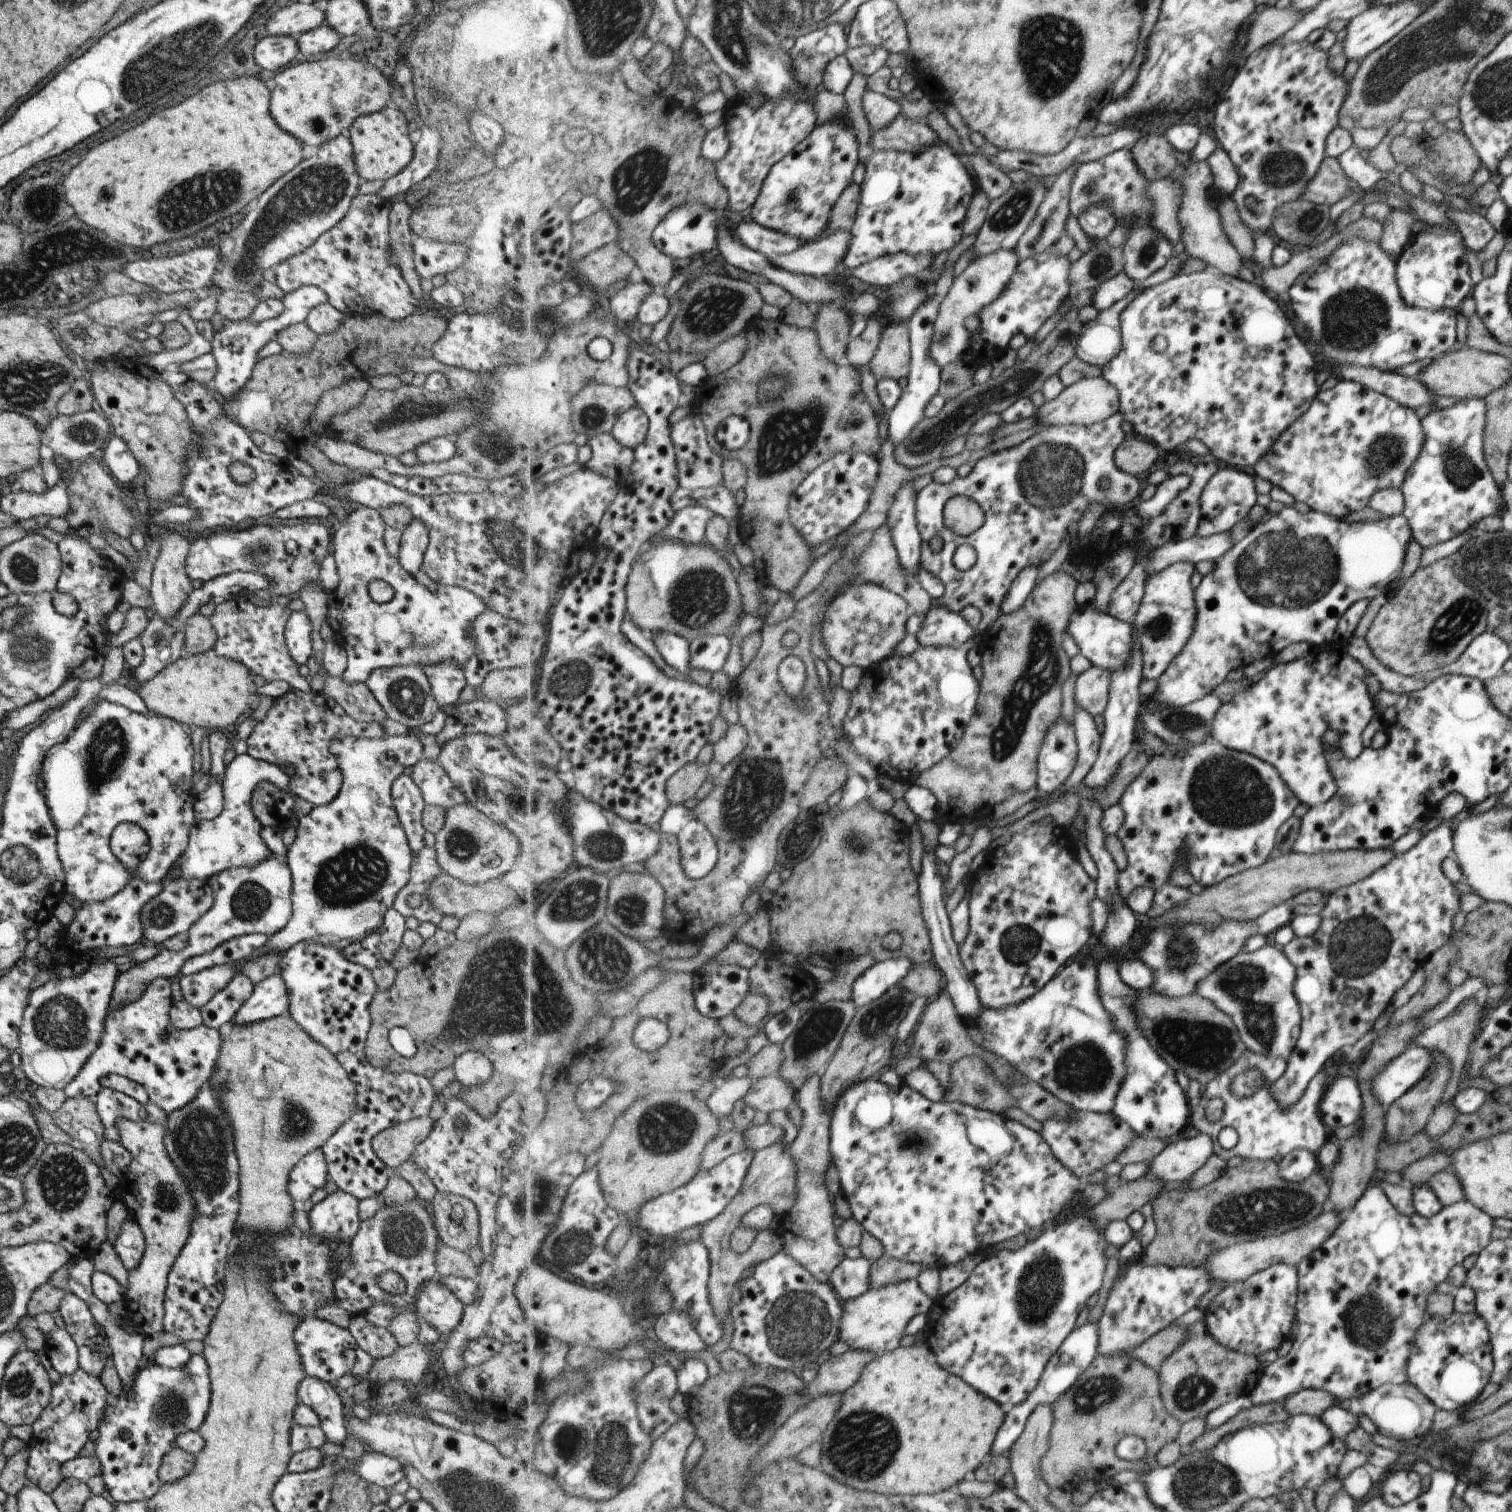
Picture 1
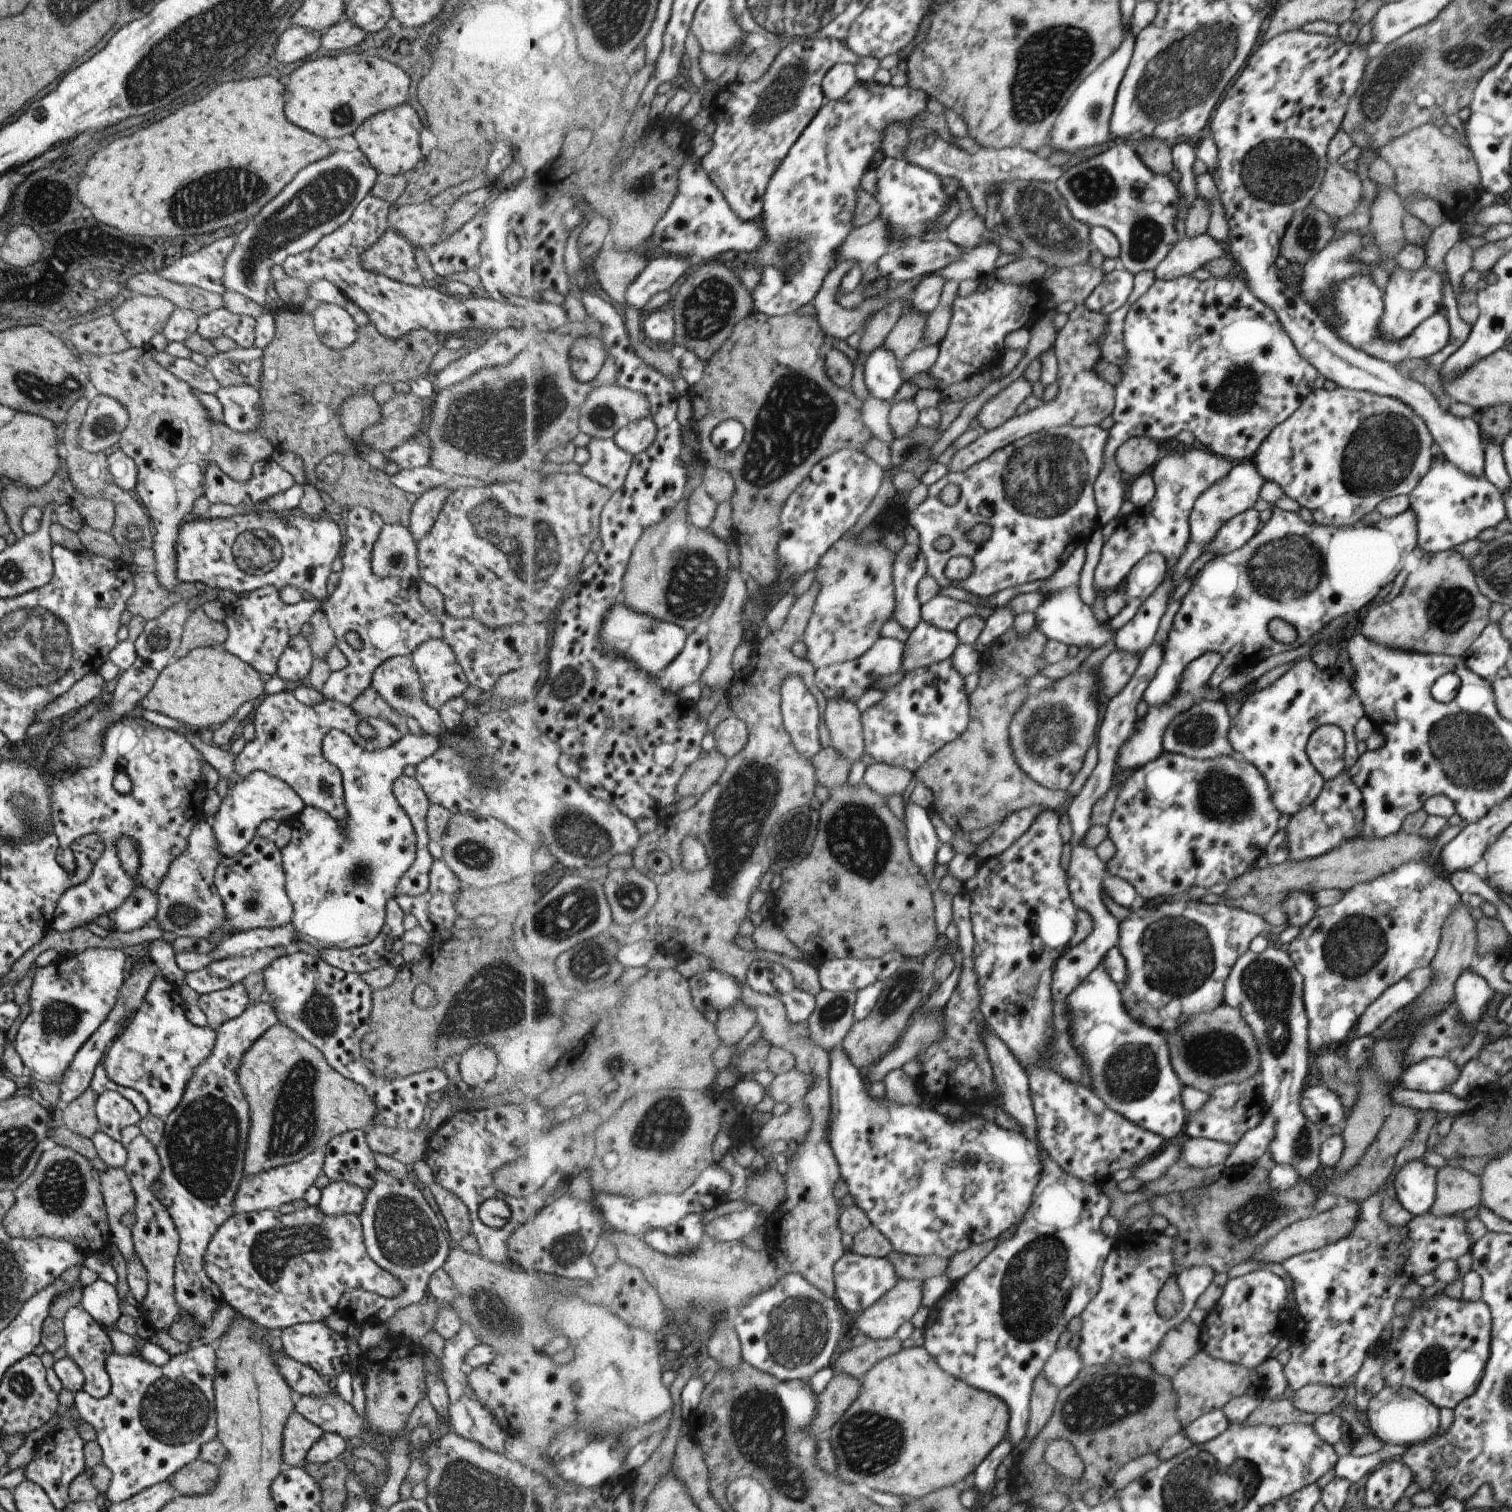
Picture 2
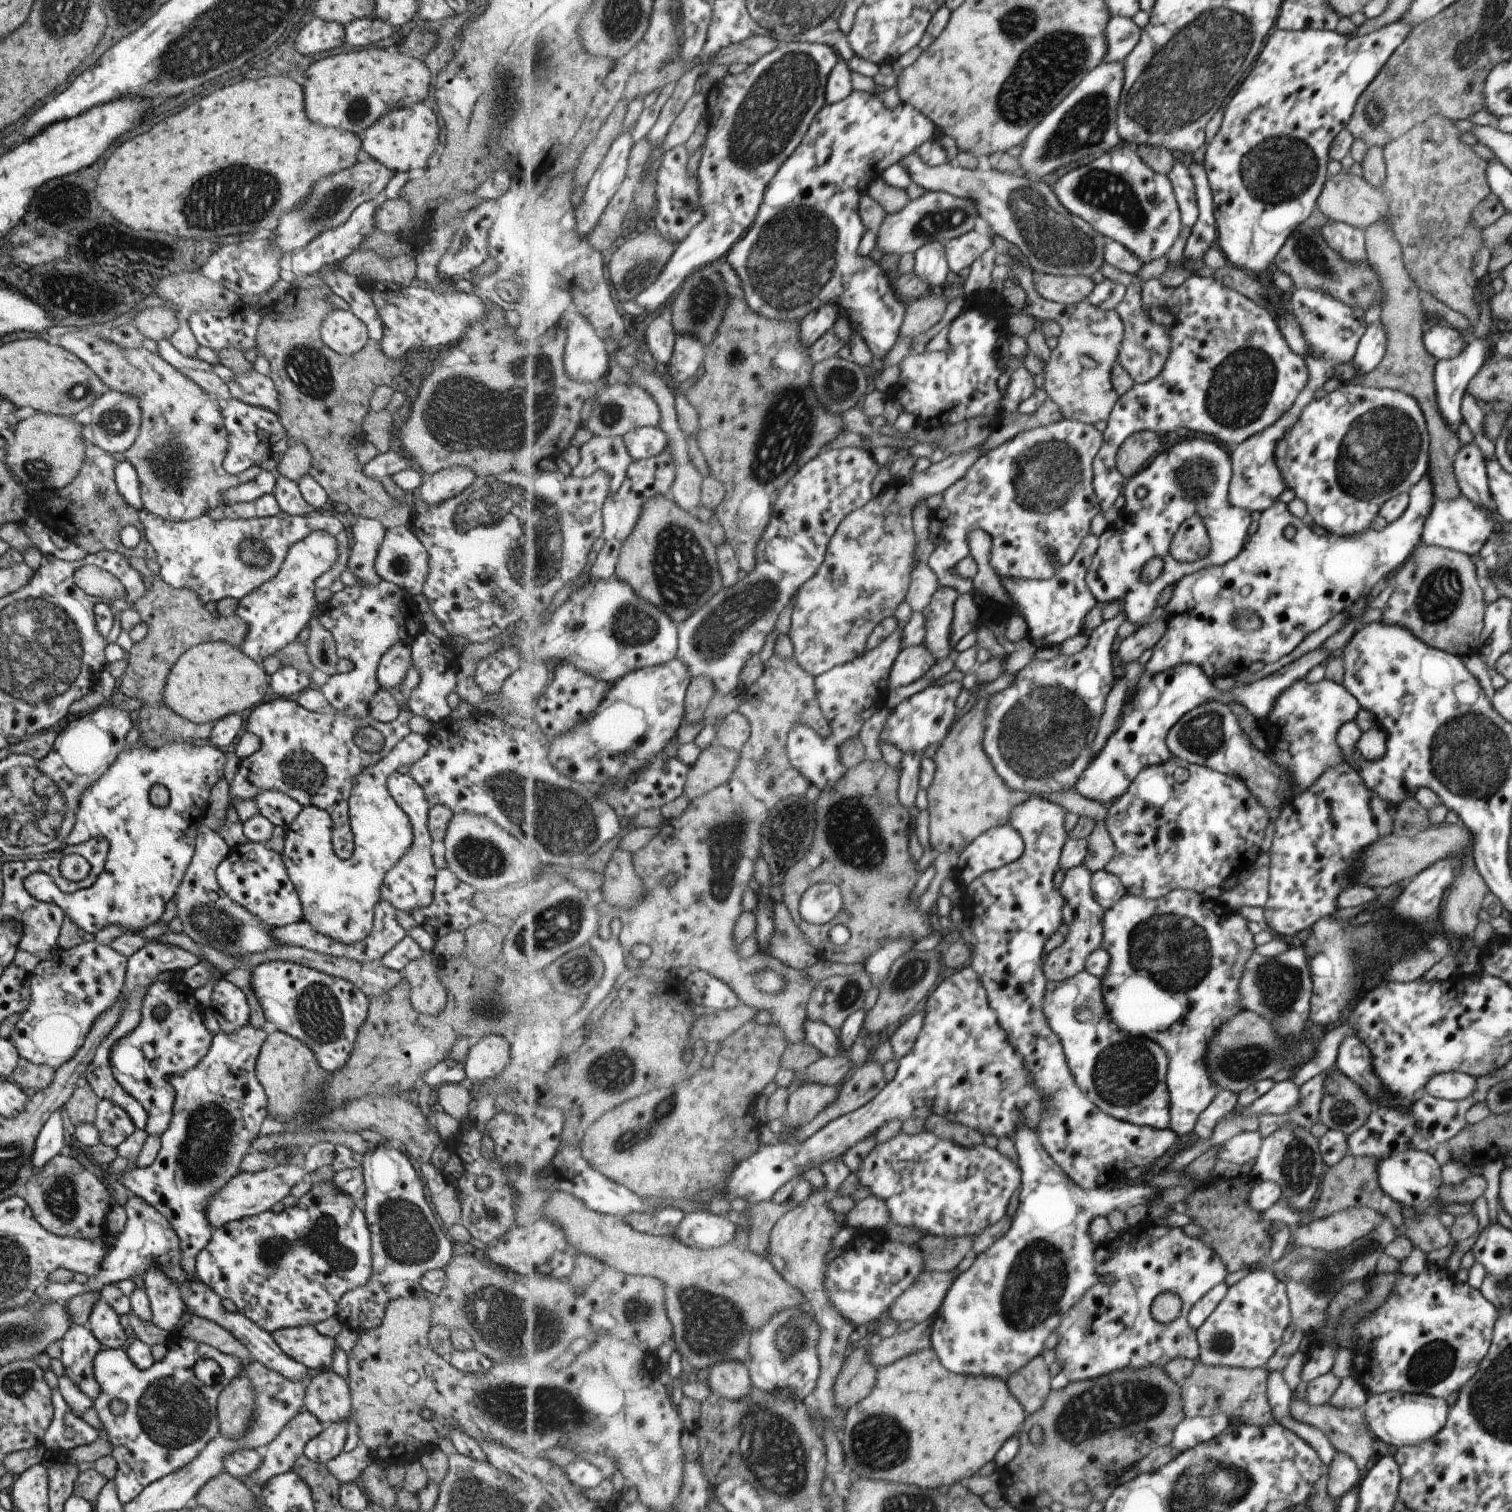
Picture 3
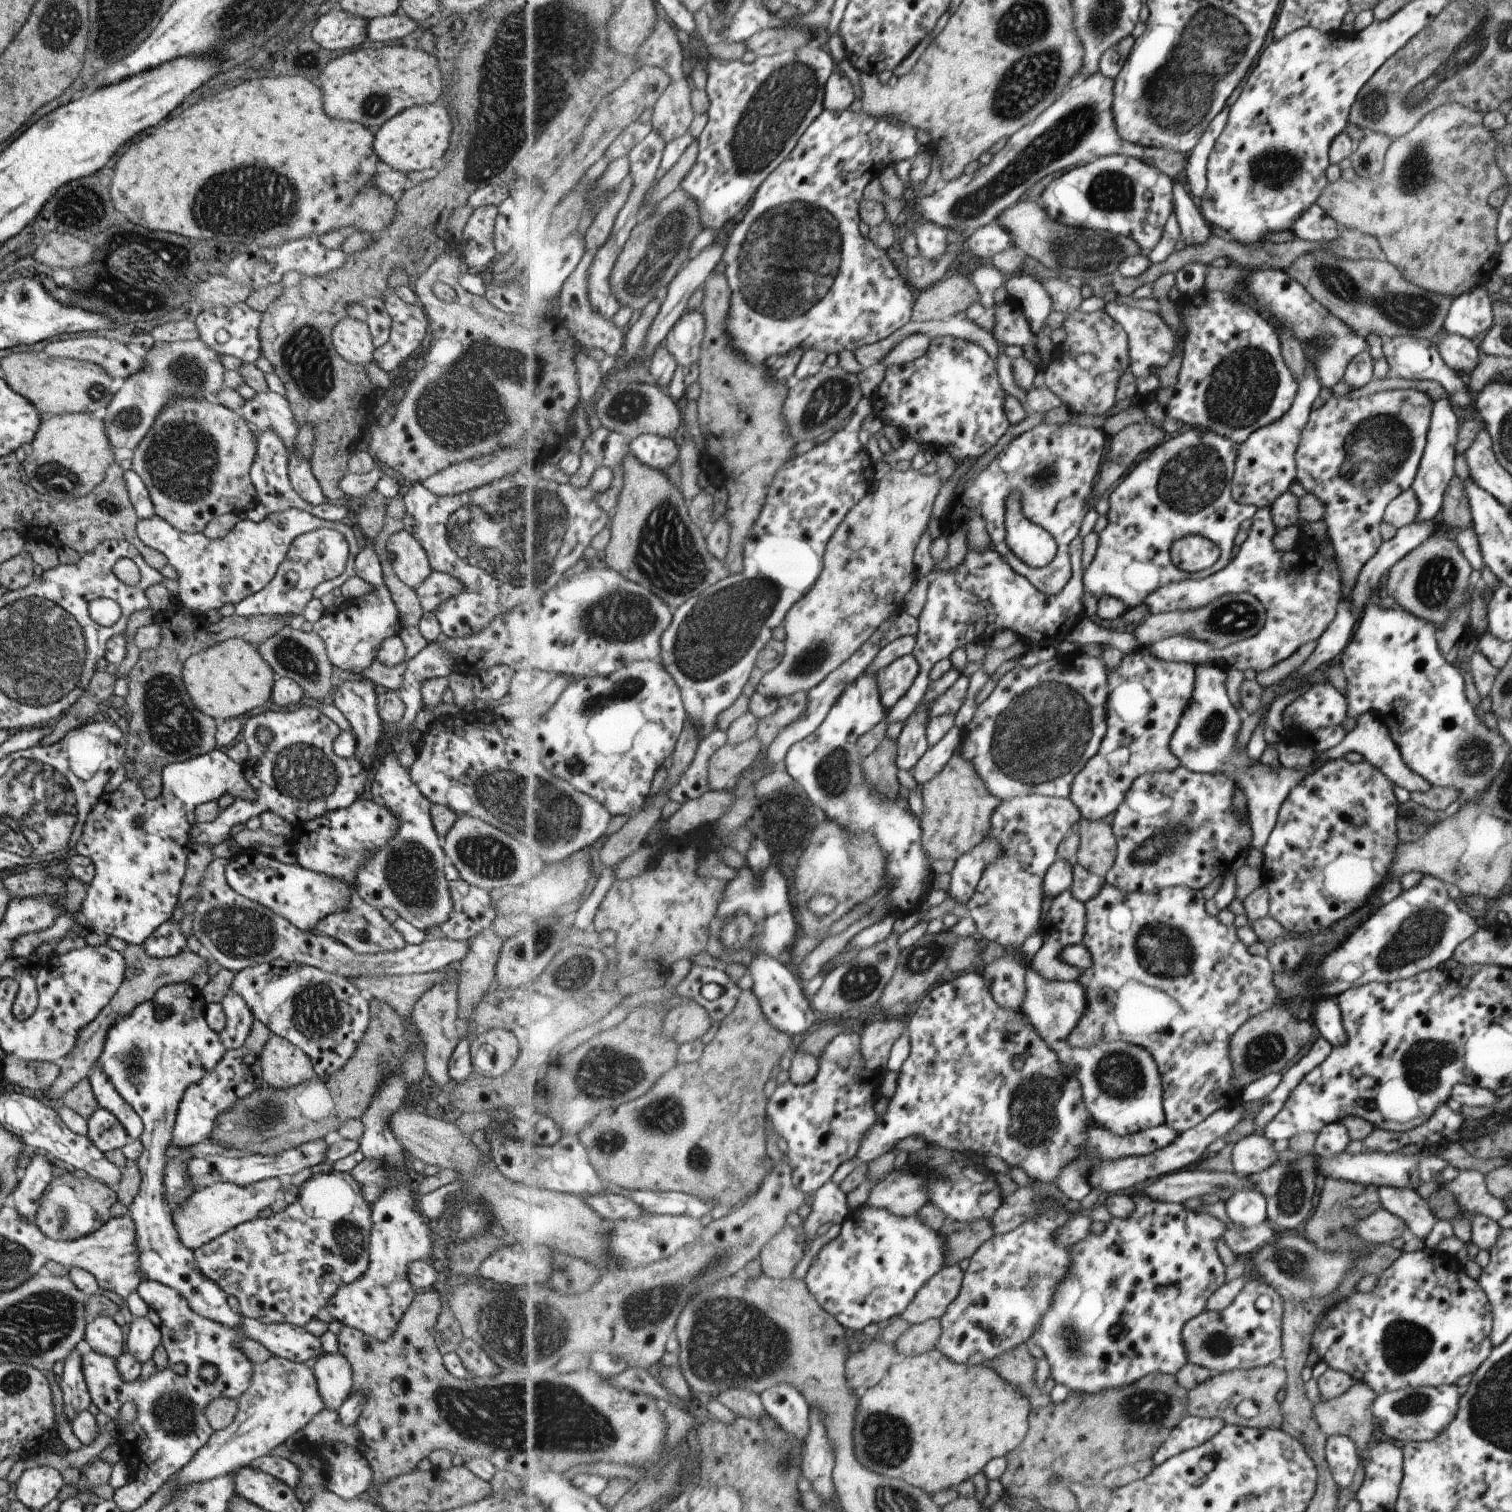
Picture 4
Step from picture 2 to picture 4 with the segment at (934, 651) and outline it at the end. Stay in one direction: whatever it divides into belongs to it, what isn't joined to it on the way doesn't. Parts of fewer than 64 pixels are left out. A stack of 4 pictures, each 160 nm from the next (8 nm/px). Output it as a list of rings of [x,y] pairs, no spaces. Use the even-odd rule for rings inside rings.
[[[913,653],[898,658],[880,670],[877,676],[881,702],[887,713],[909,692],[920,670],[920,662]]]

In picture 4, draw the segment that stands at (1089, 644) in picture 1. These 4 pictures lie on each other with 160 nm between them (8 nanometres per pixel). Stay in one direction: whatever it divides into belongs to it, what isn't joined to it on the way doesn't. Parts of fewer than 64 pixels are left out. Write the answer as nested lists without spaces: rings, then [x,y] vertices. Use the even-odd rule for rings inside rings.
[[[1082,537],[1073,540],[1071,560],[1072,581],[1068,583],[1068,586],[1065,586],[1061,594],[1057,595],[1045,595],[1040,592],[1027,578],[1018,574],[996,549],[991,547],[980,553],[969,547],[967,557],[958,565],[956,570],[931,572],[928,599],[921,616],[918,618],[920,624],[918,641],[915,650],[912,651],[915,658],[920,662],[921,670],[909,692],[887,713],[885,721],[888,722],[888,726],[895,721],[905,723],[909,716],[917,710],[931,684],[930,674],[934,666],[941,660],[950,660],[958,649],[964,648],[967,644],[976,643],[981,636],[985,636],[985,634],[991,636],[989,628],[993,624],[995,624],[995,632],[998,634],[1011,632],[1016,639],[1021,639],[1033,649],[1048,645],[1057,647],[1058,643],[1065,641],[1072,626],[1084,617],[1083,591],[1086,589],[1084,586]]]

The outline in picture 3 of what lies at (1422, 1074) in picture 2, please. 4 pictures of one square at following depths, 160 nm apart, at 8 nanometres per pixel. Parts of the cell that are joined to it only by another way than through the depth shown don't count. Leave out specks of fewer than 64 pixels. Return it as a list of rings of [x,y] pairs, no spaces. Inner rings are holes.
[[[1449,1071],[1432,1076],[1427,1091],[1431,1096],[1445,1100],[1458,1101],[1466,1099],[1476,1091],[1476,1080],[1459,1071]]]

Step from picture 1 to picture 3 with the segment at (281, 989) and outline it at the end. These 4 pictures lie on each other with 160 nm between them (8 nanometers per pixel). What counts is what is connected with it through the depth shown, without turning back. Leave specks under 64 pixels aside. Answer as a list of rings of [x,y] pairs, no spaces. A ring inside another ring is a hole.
[[[249,1022],[234,1034],[218,1031],[212,1035],[212,1043],[205,1056],[192,1069],[171,1078],[174,1090],[171,1120],[160,1136],[160,1145],[153,1162],[145,1168],[128,1166],[118,1178],[129,1193],[141,1197],[169,1221],[180,1240],[180,1267],[191,1280],[197,1279],[194,1274],[195,1257],[207,1244],[213,1230],[204,1213],[208,1198],[237,1174],[240,1160],[245,1153],[249,1153],[250,1142],[259,1134],[261,1120],[267,1114],[266,1096],[254,1071],[260,1046],[266,1036],[262,1028],[253,1028]]]

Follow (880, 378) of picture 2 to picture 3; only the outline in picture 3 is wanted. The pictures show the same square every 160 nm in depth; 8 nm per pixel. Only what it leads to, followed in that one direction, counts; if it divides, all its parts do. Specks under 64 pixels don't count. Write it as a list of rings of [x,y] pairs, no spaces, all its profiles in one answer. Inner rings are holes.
[[[853,91],[845,100],[832,105],[826,104],[820,110],[820,113],[816,116],[816,120],[809,127],[804,140],[796,148],[796,152],[784,162],[784,165],[777,172],[776,177],[773,178],[768,188],[765,189],[764,204],[760,206],[759,217],[756,218],[755,224],[740,238],[737,244],[733,245],[733,248],[725,256],[736,274],[739,275],[740,281],[742,282],[741,288],[744,292],[744,298],[748,302],[749,308],[765,318],[778,321],[801,322],[808,314],[827,305],[834,305],[837,309],[840,309],[840,314],[844,314],[850,323],[851,330],[855,329],[858,333],[861,333],[866,343],[874,352],[876,359],[871,364],[871,367],[877,367],[878,372],[873,373],[873,378],[877,377],[878,373],[883,370],[882,358],[887,358],[888,354],[896,346],[895,340],[897,340],[897,336],[900,336],[900,330],[904,325],[910,302],[903,300],[897,294],[897,290],[893,289],[891,278],[889,278],[887,270],[881,266],[881,262],[871,260],[871,258],[859,254],[859,244],[861,244],[863,234],[865,234],[867,229],[864,219],[859,216],[859,202],[861,202],[861,197],[865,195],[865,190],[873,180],[883,179],[884,172],[890,166],[899,163],[911,153],[916,153],[919,150],[919,146],[923,146],[925,142],[934,140],[935,130],[937,130],[936,124],[930,118],[925,117],[919,112],[917,108],[913,108],[912,104],[900,102],[895,109],[887,110],[883,106],[880,97],[881,94],[871,94],[869,91]]]

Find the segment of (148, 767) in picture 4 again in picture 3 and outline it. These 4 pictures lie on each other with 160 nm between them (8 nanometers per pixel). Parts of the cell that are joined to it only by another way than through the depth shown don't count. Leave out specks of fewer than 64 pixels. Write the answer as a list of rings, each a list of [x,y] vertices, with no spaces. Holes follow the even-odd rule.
[[[153,574],[151,588],[141,595],[132,606],[148,628],[143,640],[133,643],[128,656],[128,664],[120,676],[119,691],[123,697],[136,698],[141,702],[136,726],[138,736],[146,747],[153,750],[167,743],[193,745],[208,743],[210,730],[214,722],[195,724],[175,714],[163,701],[162,690],[166,676],[173,663],[188,648],[201,643],[223,641],[240,647],[246,635],[247,625],[237,615],[222,617],[209,613],[197,595],[187,589],[174,589],[165,584],[161,577]]]

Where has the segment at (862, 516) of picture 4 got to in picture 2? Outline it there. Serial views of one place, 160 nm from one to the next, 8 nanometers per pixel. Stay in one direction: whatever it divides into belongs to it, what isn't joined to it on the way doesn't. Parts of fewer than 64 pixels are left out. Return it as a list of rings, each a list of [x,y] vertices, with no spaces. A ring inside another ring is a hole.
[[[1083,303],[1076,304],[1075,308],[1067,313],[1067,321],[1056,334],[1051,347],[1057,358],[1057,393],[1054,399],[1027,414],[1016,414],[999,428],[985,430],[972,443],[951,455],[946,465],[947,470],[951,473],[965,472],[978,462],[989,458],[996,450],[1042,430],[1069,425],[1093,426],[1098,425],[1103,418],[1112,416],[1116,408],[1116,388],[1095,372],[1096,364],[1103,359],[1100,341],[1109,332],[1108,315],[1089,310]],[[861,533],[852,536],[843,536],[839,541],[836,542],[835,545],[832,546],[831,549],[828,550],[827,553],[823,555],[823,558],[820,560],[820,564],[816,569],[816,576],[813,583],[817,582],[821,584],[821,588],[819,594],[816,598],[816,604],[814,606],[812,617],[810,618],[808,628],[805,631],[804,637],[802,641],[806,646],[806,655],[805,659],[811,661],[813,666],[818,671],[819,669],[823,669],[826,666],[844,663],[847,661],[855,661],[859,657],[863,657],[865,652],[875,644],[875,642],[879,641],[881,637],[883,637],[883,628],[887,622],[891,621],[894,616],[896,610],[896,583],[894,582],[894,564],[897,560],[897,551],[892,551],[884,542],[883,539],[881,541],[875,541],[873,546],[869,543],[864,543],[860,537]]]

